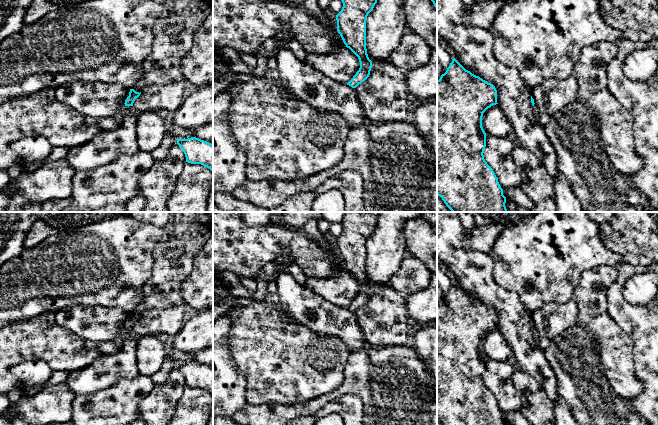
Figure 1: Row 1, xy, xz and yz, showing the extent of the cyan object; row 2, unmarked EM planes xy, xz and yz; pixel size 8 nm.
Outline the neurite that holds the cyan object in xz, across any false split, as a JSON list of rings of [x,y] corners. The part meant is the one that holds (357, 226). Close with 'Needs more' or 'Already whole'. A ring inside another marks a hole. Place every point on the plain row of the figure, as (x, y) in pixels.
[[[345,212],[343,231],[336,239],[338,257],[360,286],[359,294],[347,307],[352,312],[364,306],[372,292],[366,273],[366,244],[377,227],[379,215],[380,212]]]. Already whole

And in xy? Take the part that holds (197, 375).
[[[196,361],[178,363],[177,368],[183,374],[186,386],[201,388],[213,395],[213,368]]]. Already whole

